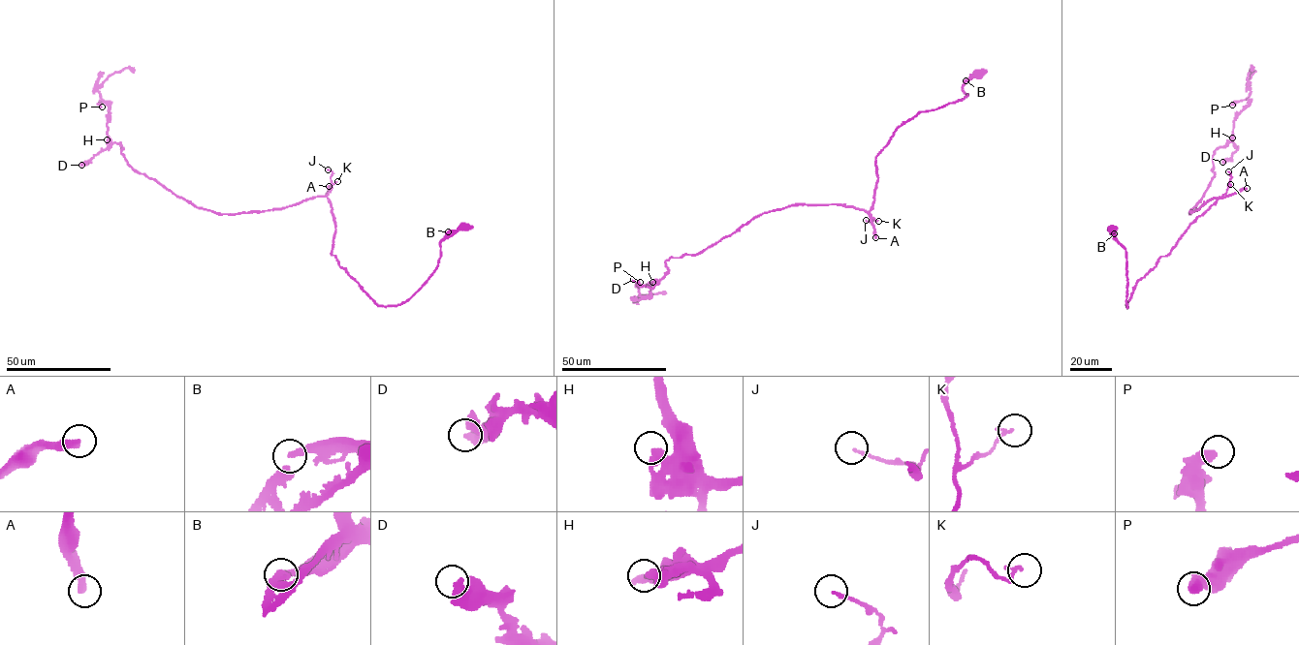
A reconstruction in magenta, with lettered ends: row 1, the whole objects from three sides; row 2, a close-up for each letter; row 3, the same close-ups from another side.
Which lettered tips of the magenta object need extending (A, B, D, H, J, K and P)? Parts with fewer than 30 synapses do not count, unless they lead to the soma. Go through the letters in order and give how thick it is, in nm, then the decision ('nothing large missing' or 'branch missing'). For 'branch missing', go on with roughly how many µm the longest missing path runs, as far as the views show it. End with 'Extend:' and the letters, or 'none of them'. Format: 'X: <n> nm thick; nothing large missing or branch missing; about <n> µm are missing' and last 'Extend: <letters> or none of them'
A: 320 nm thick; branch missing; about 120 µm are missing
B: 240 nm thick; nothing large missing
D: 500 nm thick; nothing large missing
H: 320 nm thick; nothing large missing
J: 130 nm thick; nothing large missing
K: 140 nm thick; nothing large missing
P: 380 nm thick; nothing large missing
Extend: A

